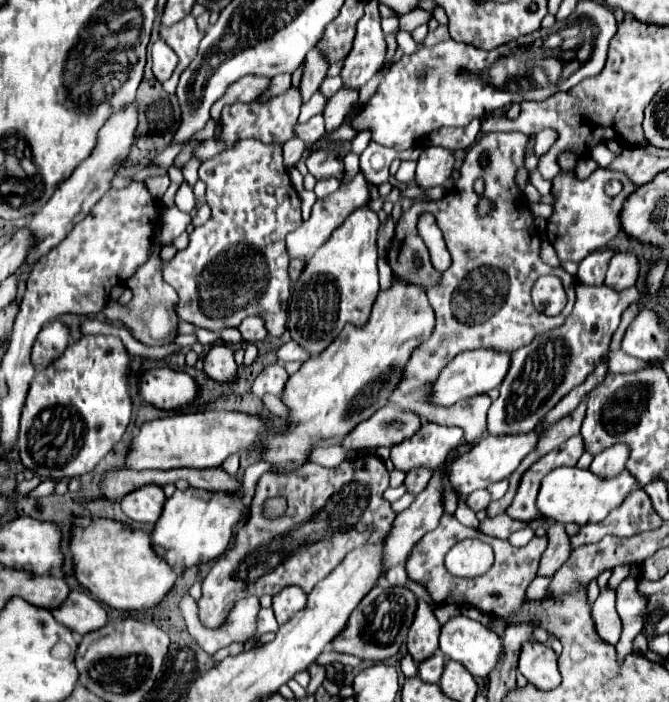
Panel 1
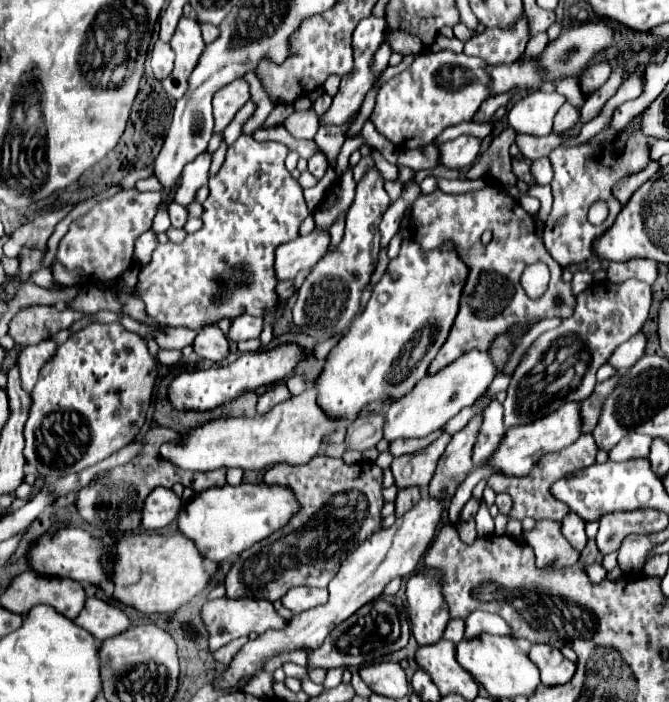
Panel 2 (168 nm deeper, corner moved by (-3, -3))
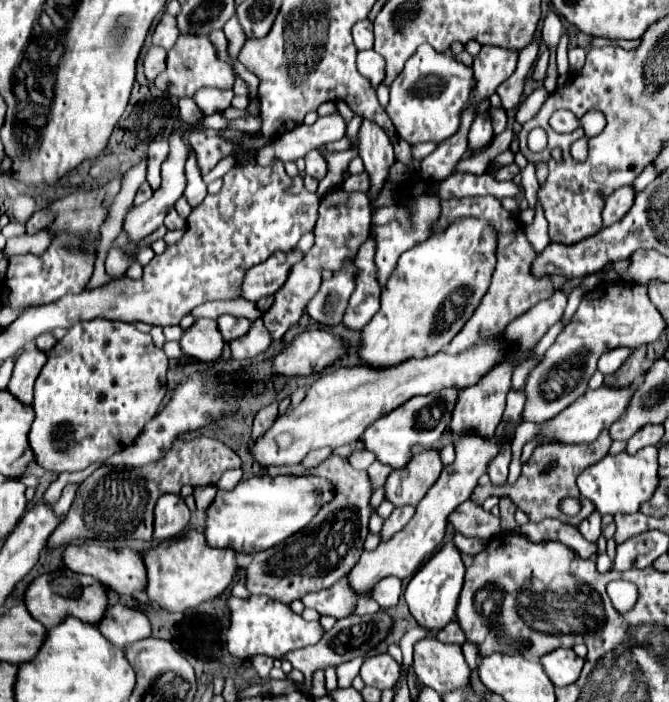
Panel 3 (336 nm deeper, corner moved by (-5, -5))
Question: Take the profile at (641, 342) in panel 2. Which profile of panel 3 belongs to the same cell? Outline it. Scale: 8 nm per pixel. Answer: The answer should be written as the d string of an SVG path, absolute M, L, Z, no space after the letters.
M615 348L613 352L605 352L605 356L601 356L601 360L597 362L597 370L603 372L605 376L615 372L629 356L629 348Z

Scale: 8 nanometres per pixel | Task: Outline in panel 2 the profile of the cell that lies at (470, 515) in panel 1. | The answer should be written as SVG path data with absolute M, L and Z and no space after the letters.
M459 520L455 524L455 528L457 528L457 532L459 532L459 536L461 536L461 540L465 544L473 544L473 540L477 538L477 534L475 534L475 520L467 520L467 522Z

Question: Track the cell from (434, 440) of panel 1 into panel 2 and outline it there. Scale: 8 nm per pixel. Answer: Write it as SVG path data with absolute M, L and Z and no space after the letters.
M441 434L431 446L413 452L413 454L403 454L393 458L391 464L391 472L395 476L395 486L407 488L407 486L419 486L425 488L429 484L429 480L433 478L435 466L443 454L443 450L447 448L447 442L451 440L451 434Z

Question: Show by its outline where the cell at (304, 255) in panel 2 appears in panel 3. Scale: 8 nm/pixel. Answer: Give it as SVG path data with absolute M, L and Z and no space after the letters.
M275 252L269 260L249 268L243 276L241 284L241 296L245 300L257 302L263 296L273 296L287 280L289 268L303 258L301 252Z

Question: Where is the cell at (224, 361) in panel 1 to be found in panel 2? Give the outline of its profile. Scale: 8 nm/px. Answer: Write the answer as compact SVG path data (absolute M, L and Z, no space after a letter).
M205 326L197 334L193 348L201 358L215 364L221 364L229 356L229 342L217 326Z

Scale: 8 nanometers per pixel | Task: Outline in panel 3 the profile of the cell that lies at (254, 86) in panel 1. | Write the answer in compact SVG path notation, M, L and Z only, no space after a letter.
M199 88L193 96L195 104L205 114L223 112L225 108L231 106L231 98L233 98L233 90L219 90L219 88Z

